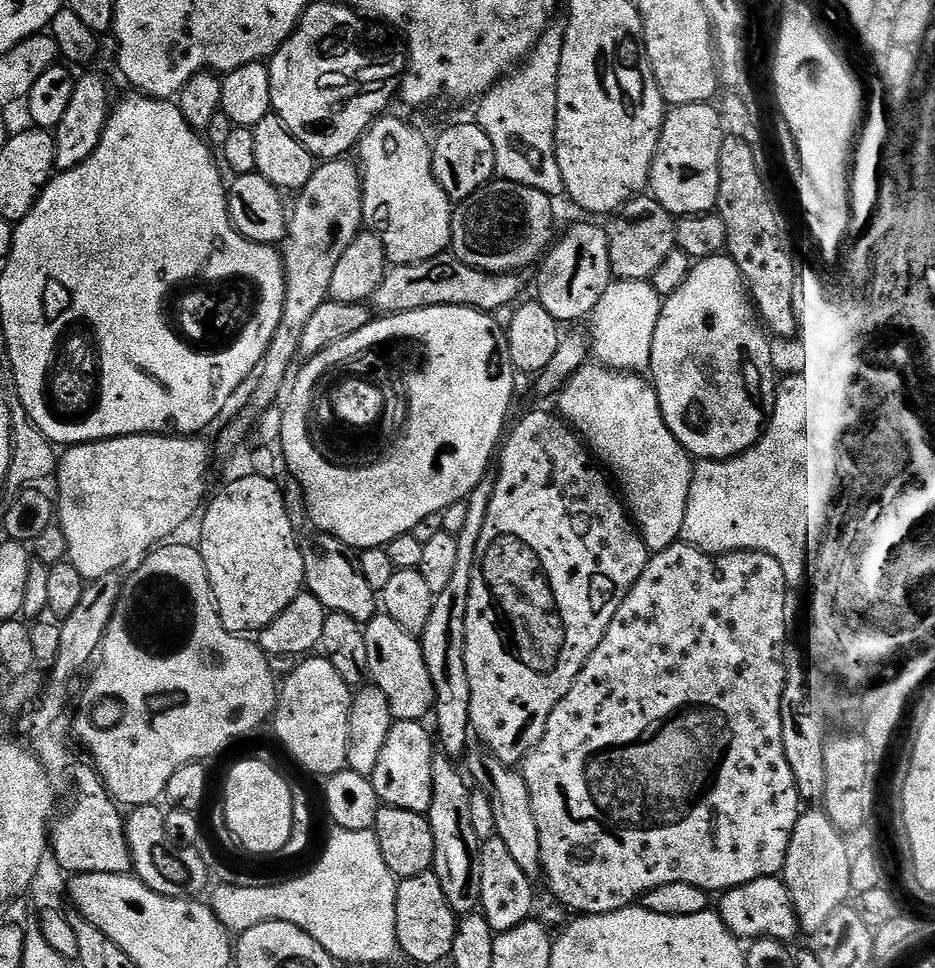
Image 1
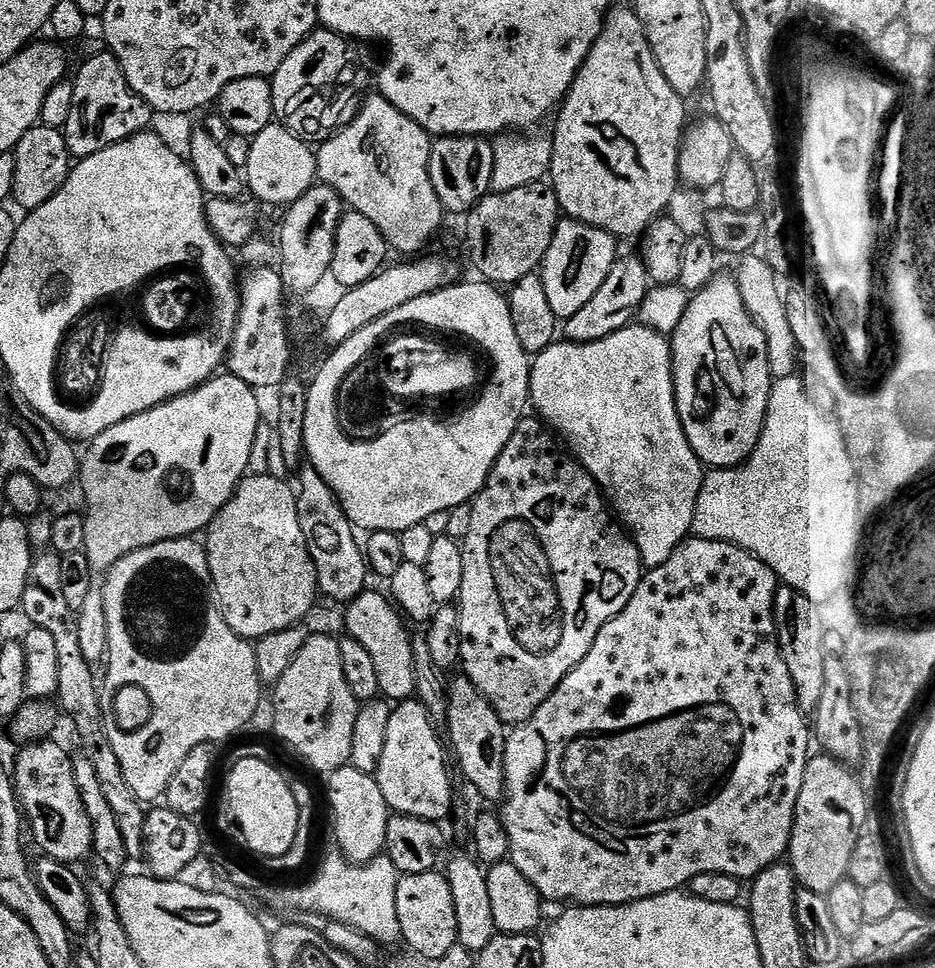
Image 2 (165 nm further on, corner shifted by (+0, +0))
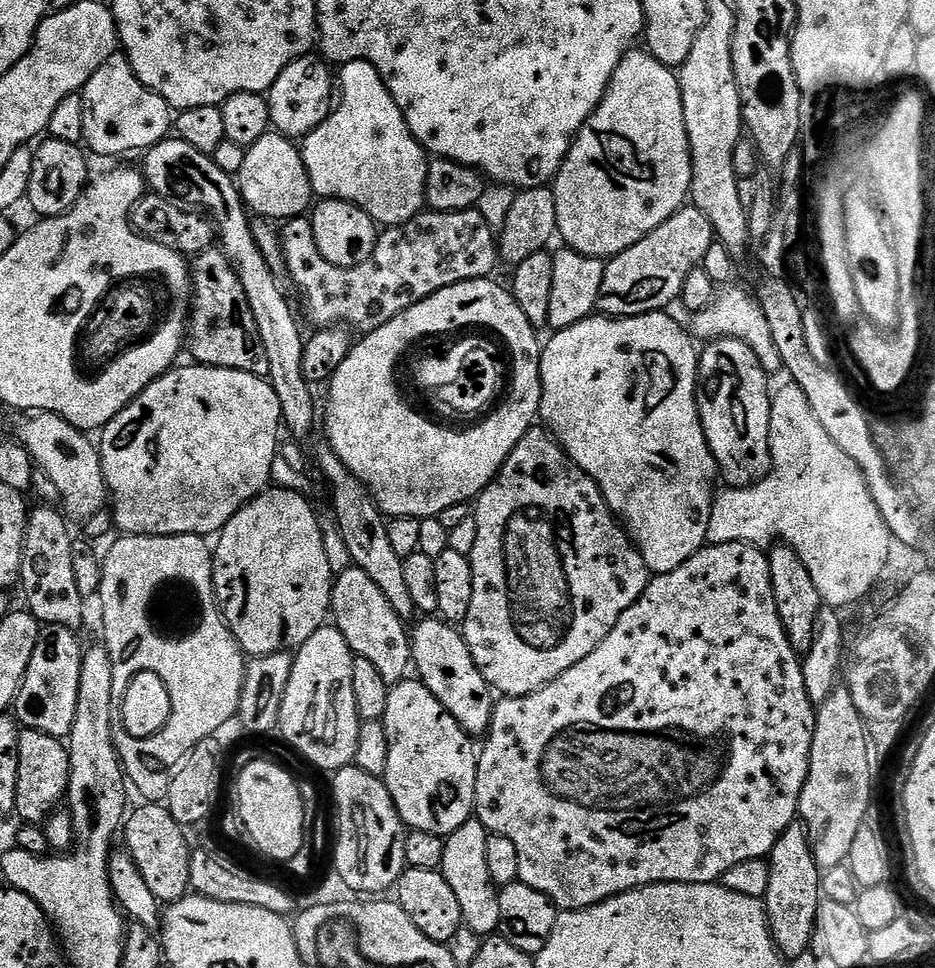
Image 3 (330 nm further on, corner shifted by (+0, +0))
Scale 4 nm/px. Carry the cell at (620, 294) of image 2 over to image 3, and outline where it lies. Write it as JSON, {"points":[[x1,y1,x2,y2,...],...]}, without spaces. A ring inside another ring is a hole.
{"points":[[685,206,675,212,662,226,650,230,634,246,622,250,604,265,602,290,596,303,596,312,602,316,623,318,641,316,647,312,667,309,681,299,690,270,701,267,706,250,714,242,714,233,702,210]]}

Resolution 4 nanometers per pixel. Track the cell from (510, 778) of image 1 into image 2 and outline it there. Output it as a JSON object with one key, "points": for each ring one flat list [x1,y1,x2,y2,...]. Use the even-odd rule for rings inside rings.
{"points":[[460,674,458,678,449,683,448,686,448,723,446,725,446,736,450,741,454,760,460,763,460,772,476,787,480,796,488,800,499,801,504,795,504,755,506,754,506,725,500,716,488,704,488,700,474,686,474,682,468,680,467,676]]}

